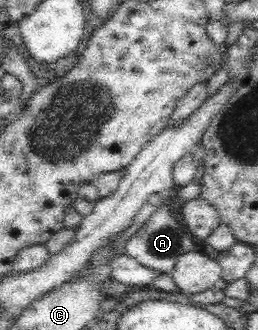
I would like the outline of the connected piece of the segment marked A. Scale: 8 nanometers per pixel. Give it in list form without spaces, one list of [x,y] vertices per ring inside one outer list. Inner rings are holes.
[[[164,202],[144,225],[132,236],[125,247],[126,255],[141,266],[148,267],[149,270],[156,270],[158,273],[168,274],[174,269],[178,258],[182,254],[192,251],[192,236],[187,227],[180,224],[170,210],[170,202]]]

